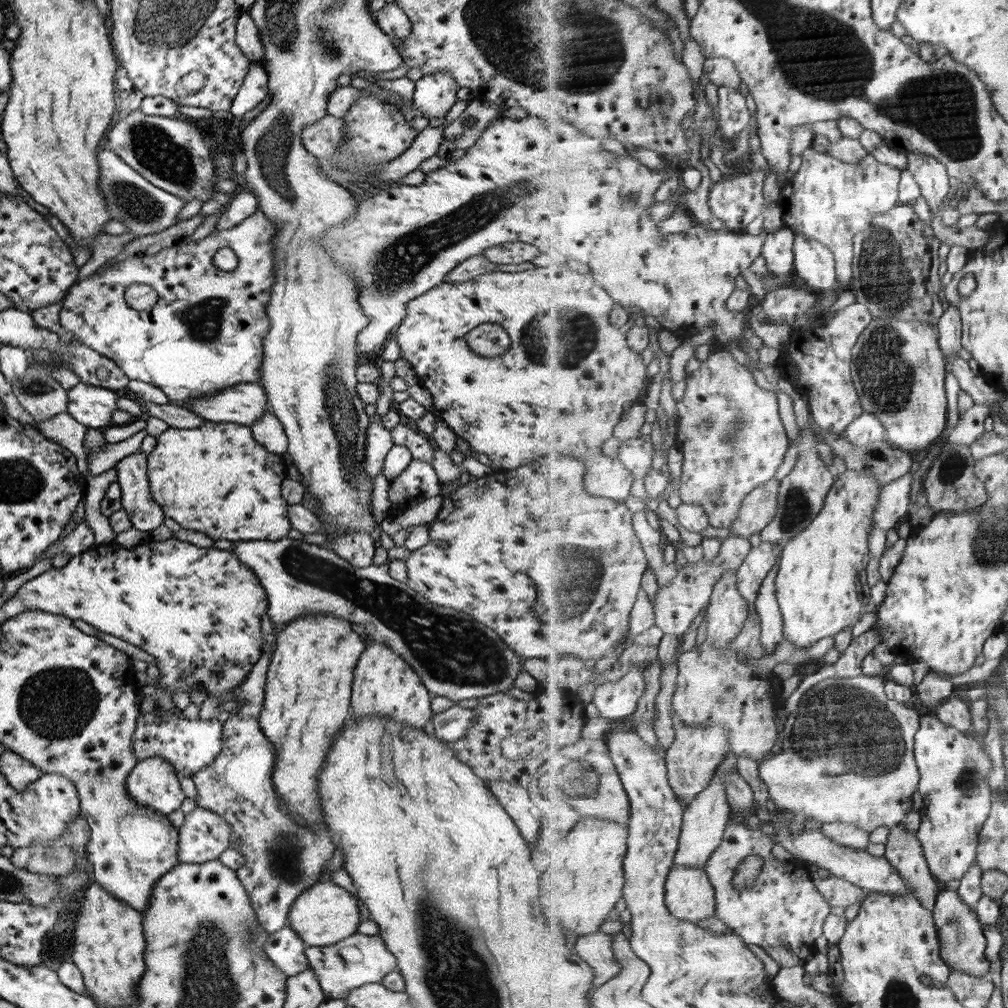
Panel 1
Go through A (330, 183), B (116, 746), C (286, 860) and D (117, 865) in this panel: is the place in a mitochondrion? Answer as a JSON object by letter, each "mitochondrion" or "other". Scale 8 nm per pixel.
{"A":"other","B":"other","C":"mitochondrion","D":"other"}

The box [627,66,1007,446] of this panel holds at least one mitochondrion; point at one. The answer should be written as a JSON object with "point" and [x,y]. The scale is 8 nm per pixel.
{"point":[943,106]}

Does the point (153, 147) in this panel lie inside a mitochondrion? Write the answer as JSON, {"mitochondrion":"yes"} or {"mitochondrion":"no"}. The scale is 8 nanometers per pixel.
{"mitochondrion":"yes"}

